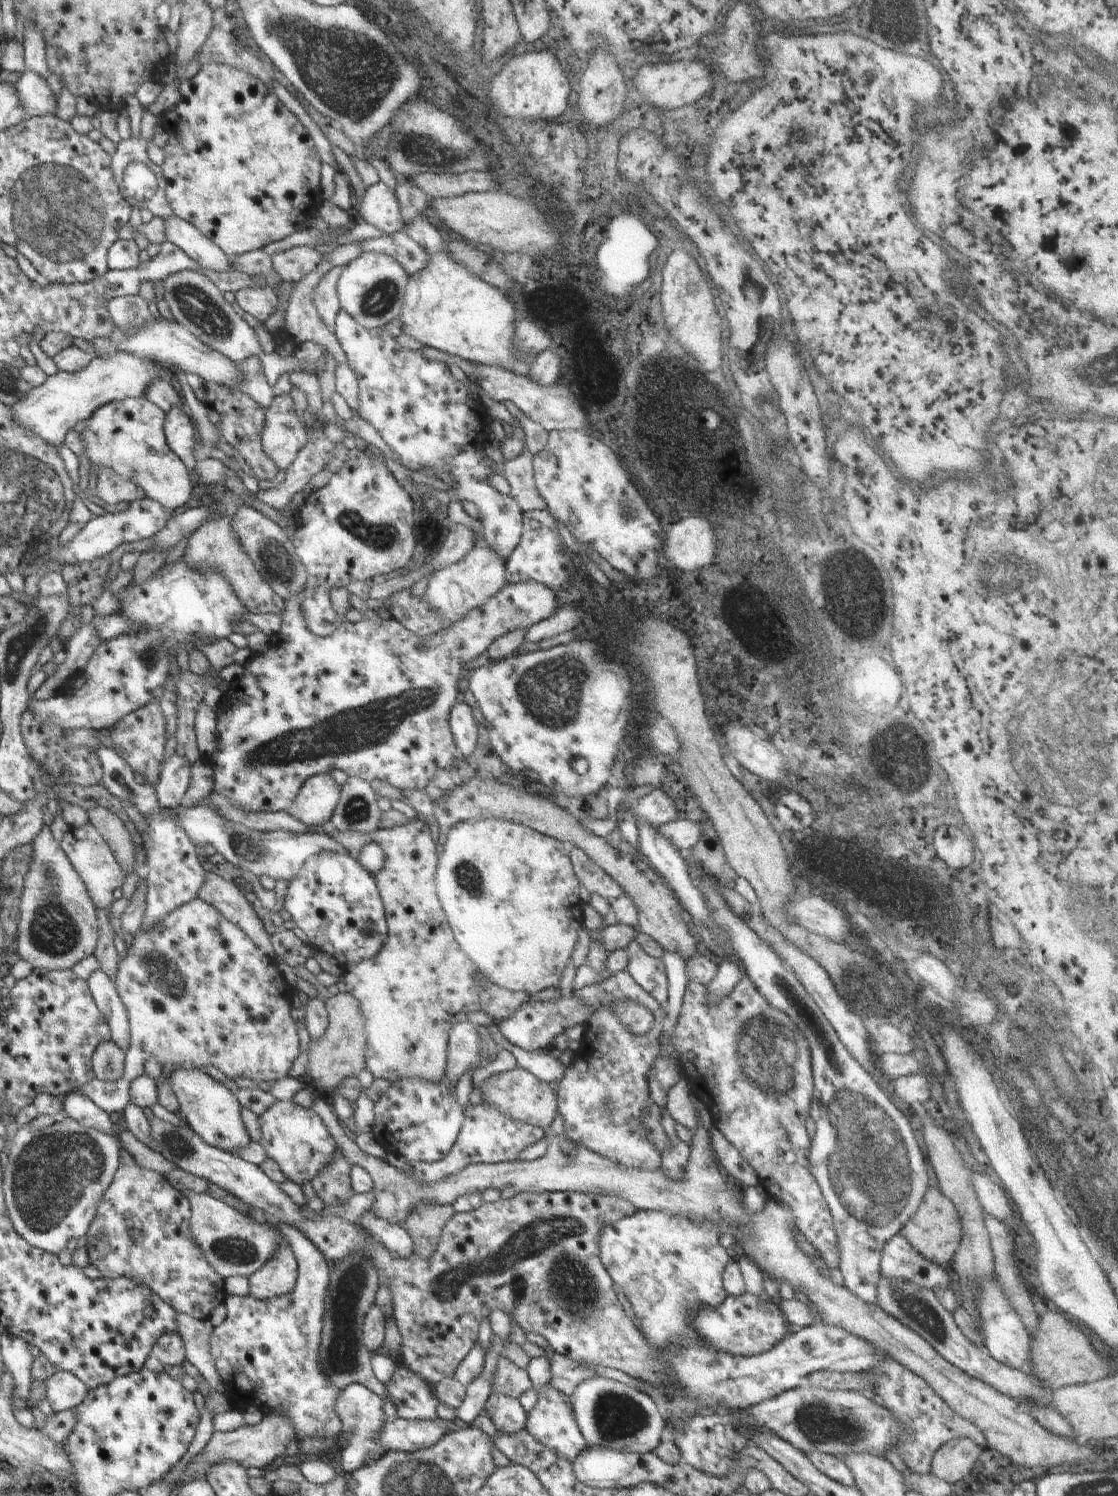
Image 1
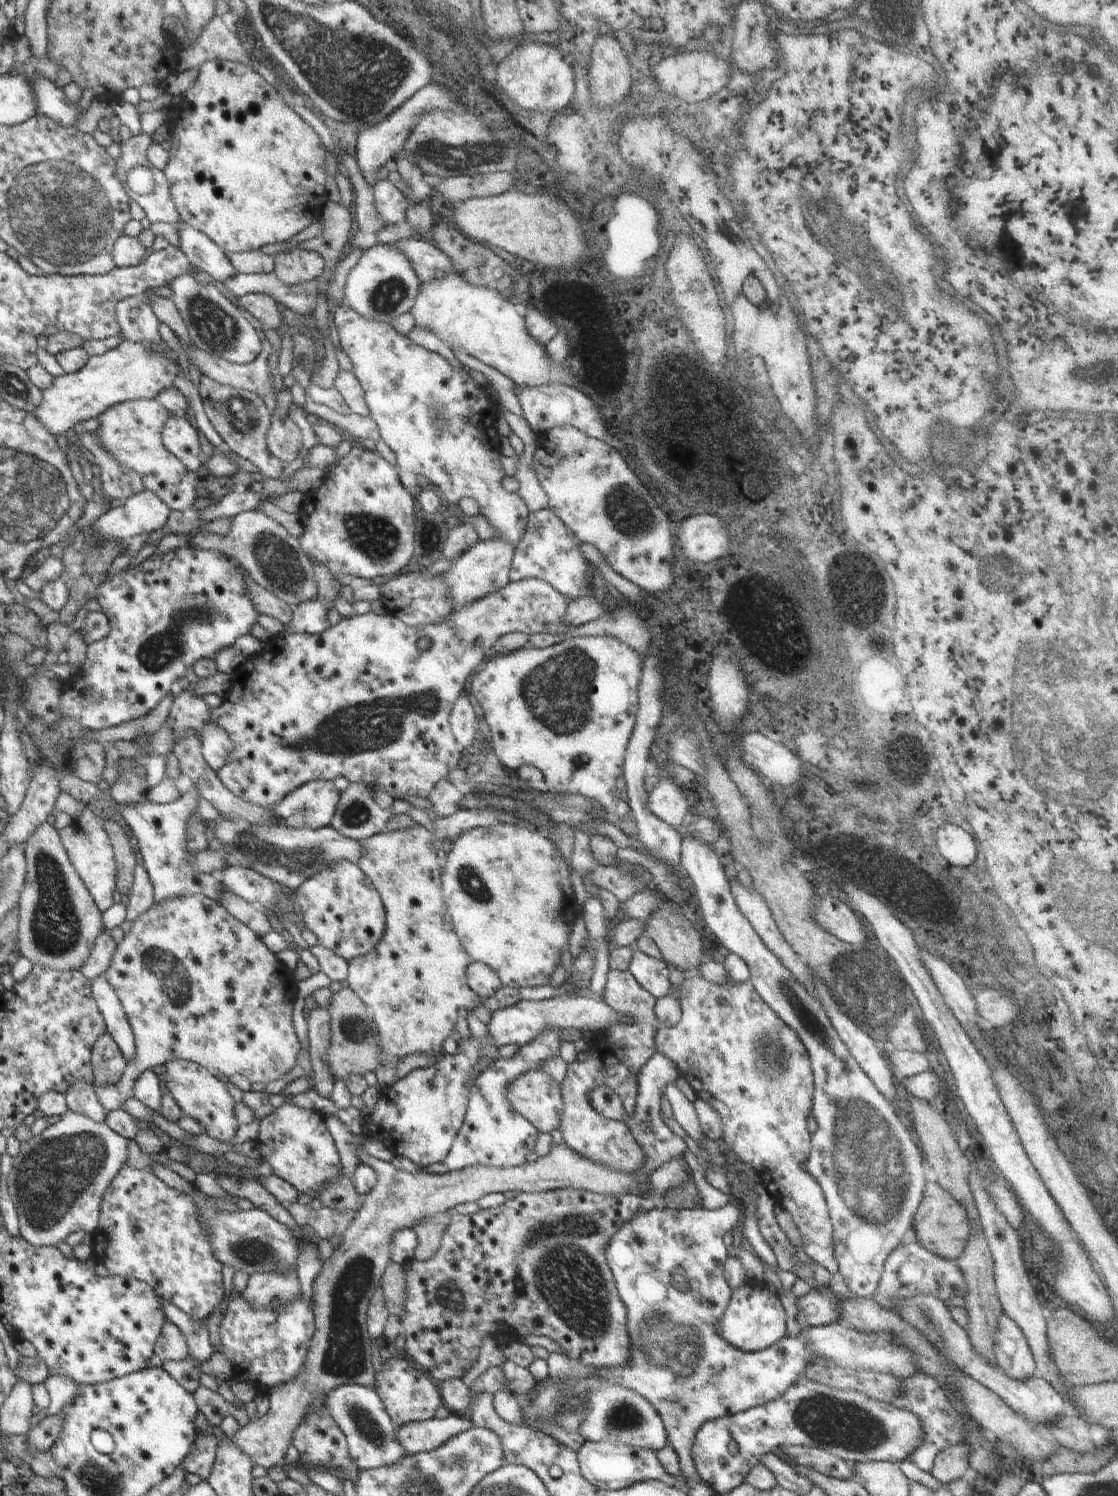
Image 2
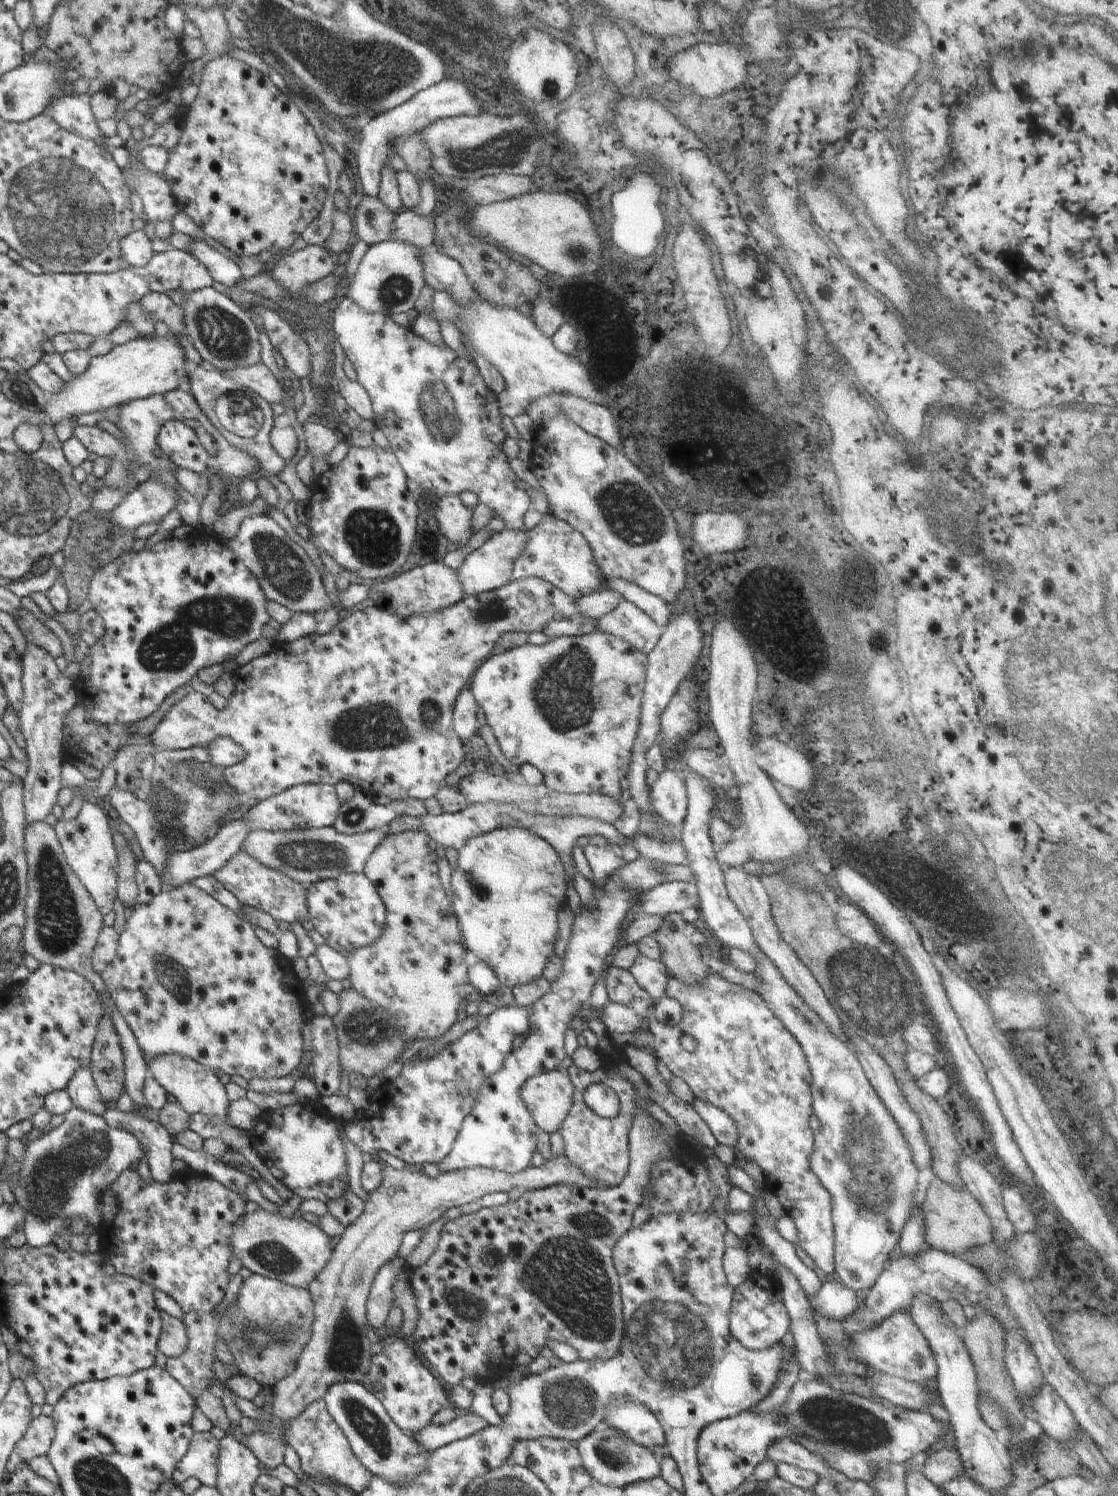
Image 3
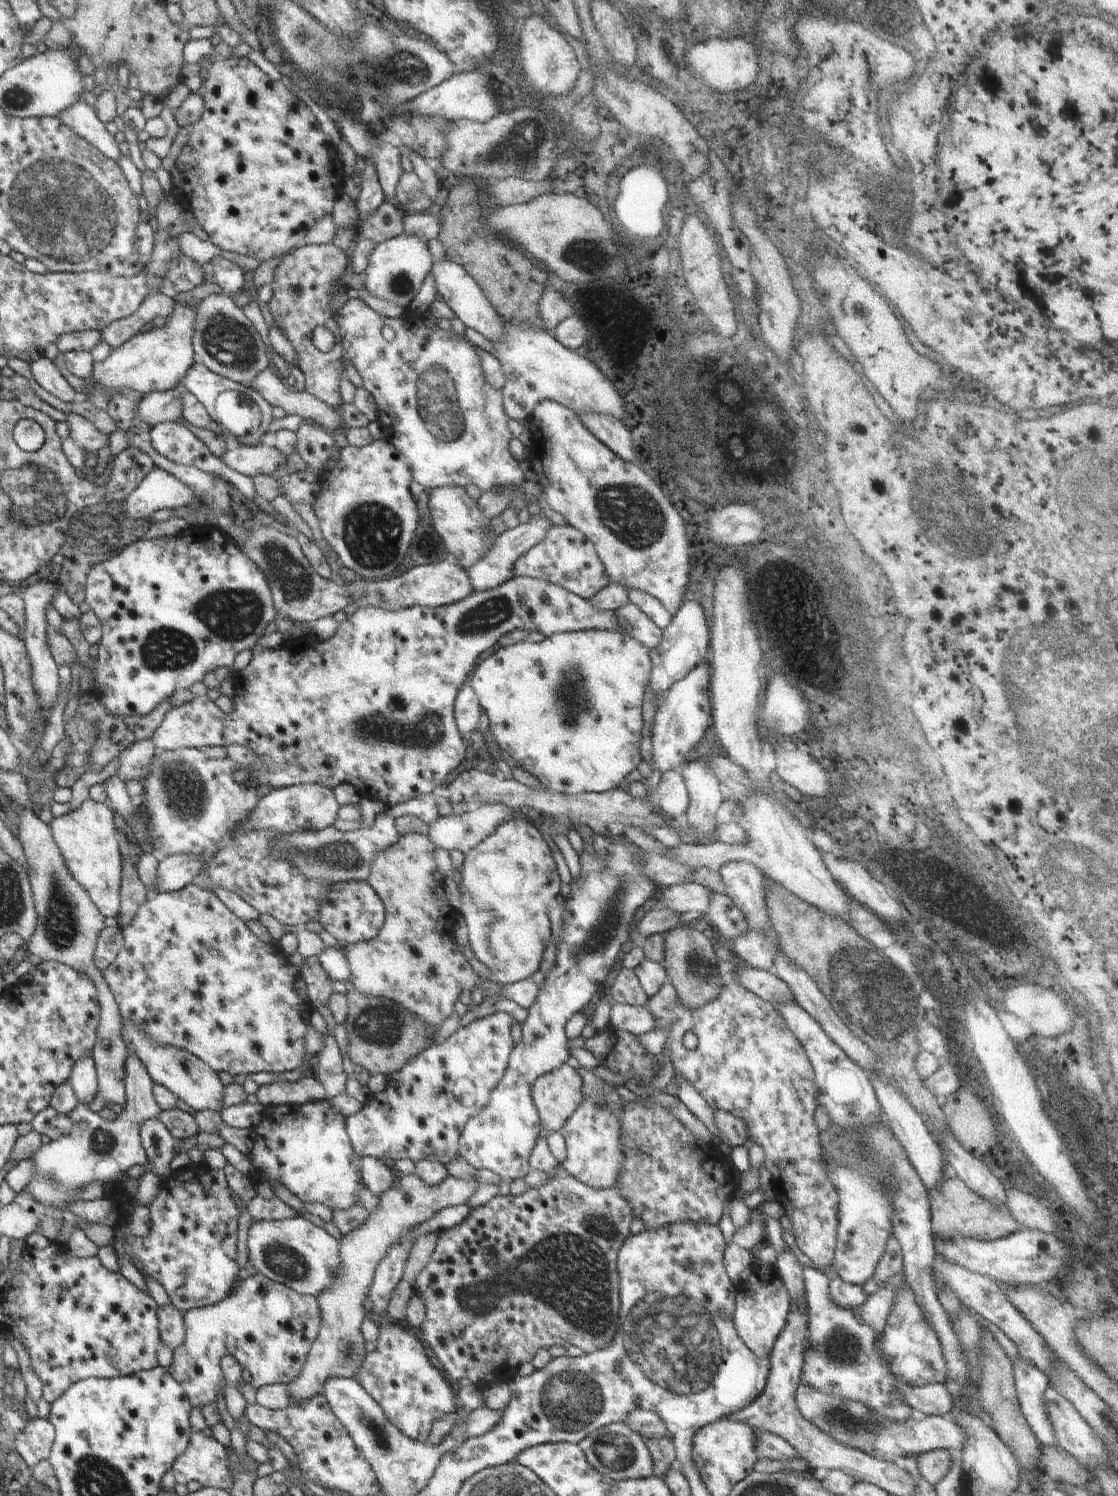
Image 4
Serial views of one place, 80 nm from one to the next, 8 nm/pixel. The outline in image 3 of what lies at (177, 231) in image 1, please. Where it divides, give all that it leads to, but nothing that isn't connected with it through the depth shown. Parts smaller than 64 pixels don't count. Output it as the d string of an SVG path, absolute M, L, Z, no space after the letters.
M188 236L192 240L192 246L188 254L196 258L210 274L213 281L220 282L230 290L236 287L242 277L240 268L226 256L217 252L208 243L199 237Z

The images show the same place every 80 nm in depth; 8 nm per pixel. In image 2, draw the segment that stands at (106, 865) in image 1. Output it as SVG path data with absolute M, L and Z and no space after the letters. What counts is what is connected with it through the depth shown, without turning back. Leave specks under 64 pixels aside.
M81 807L77 815L70 826L62 828L57 834L70 862L73 863L74 870L88 888L96 907L102 914L114 904L113 892L117 889L118 878L115 856L106 830L100 826L100 820L88 808L84 807Z

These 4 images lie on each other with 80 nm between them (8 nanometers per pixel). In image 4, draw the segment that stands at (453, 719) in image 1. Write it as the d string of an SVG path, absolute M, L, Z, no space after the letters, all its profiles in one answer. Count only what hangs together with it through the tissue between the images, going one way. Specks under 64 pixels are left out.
M469 683L460 688L454 704L454 719L461 737L468 743L477 730L482 708Z

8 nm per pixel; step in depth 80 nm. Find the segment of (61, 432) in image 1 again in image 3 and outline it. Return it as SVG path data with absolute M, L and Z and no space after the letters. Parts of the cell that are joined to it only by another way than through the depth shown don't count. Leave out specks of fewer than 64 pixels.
M156 335L156 338L138 338L134 337L127 344L115 345L108 354L91 358L90 365L86 368L84 374L75 376L75 378L64 382L60 394L48 394L48 401L44 406L44 416L48 418L50 424L54 426L65 420L75 420L80 415L104 411L112 406L121 406L135 399L144 399L152 396L163 396L168 392L173 392L179 388L180 382L187 377L191 365L187 361L180 342L175 338L162 338Z

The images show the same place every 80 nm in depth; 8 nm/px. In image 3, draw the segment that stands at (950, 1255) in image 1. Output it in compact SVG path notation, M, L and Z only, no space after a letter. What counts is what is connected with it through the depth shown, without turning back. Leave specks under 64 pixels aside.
M935 1177L929 1184L920 1206L925 1224L925 1239L930 1248L961 1258L961 1254L976 1245L993 1241L995 1232L983 1206L965 1187L955 1187Z

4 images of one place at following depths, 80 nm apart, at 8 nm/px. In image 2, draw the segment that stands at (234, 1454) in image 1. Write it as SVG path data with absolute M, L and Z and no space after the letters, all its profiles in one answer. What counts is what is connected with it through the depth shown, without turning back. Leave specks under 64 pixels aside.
M552 1144L550 1152L546 1156L540 1156L536 1161L524 1162L522 1166L509 1168L495 1168L492 1166L468 1166L463 1170L456 1170L446 1174L428 1174L424 1169L411 1174L410 1172L399 1170L391 1163L383 1162L368 1154L361 1146L358 1150L360 1163L370 1166L376 1172L376 1185L366 1196L362 1197L360 1211L356 1213L354 1220L342 1235L342 1242L338 1250L332 1252L328 1260L323 1261L322 1272L314 1280L314 1334L310 1340L310 1348L302 1366L302 1372L286 1384L278 1384L274 1392L269 1393L270 1410L262 1418L252 1420L246 1426L241 1426L234 1436L226 1436L220 1427L213 1427L212 1434L216 1437L216 1444L220 1444L224 1438L234 1442L254 1466L262 1466L267 1471L278 1465L283 1465L289 1446L292 1443L292 1434L298 1428L302 1418L307 1414L310 1402L314 1398L320 1398L324 1394L329 1394L332 1390L340 1386L358 1384L376 1390L375 1371L372 1368L372 1348L373 1342L366 1330L367 1310L376 1292L376 1288L382 1282L386 1266L390 1262L390 1248L392 1248L392 1234L398 1230L412 1229L414 1224L424 1220L426 1216L434 1216L440 1212L451 1212L456 1208L467 1204L478 1202L486 1194L502 1193L507 1191L520 1193L540 1193L550 1190L580 1189L592 1193L606 1196L620 1196L620 1194L640 1194L642 1199L650 1190L650 1174L636 1174L633 1172L620 1172L612 1170L612 1166L602 1166L600 1162L592 1162L588 1158L578 1156L574 1150L563 1144Z

